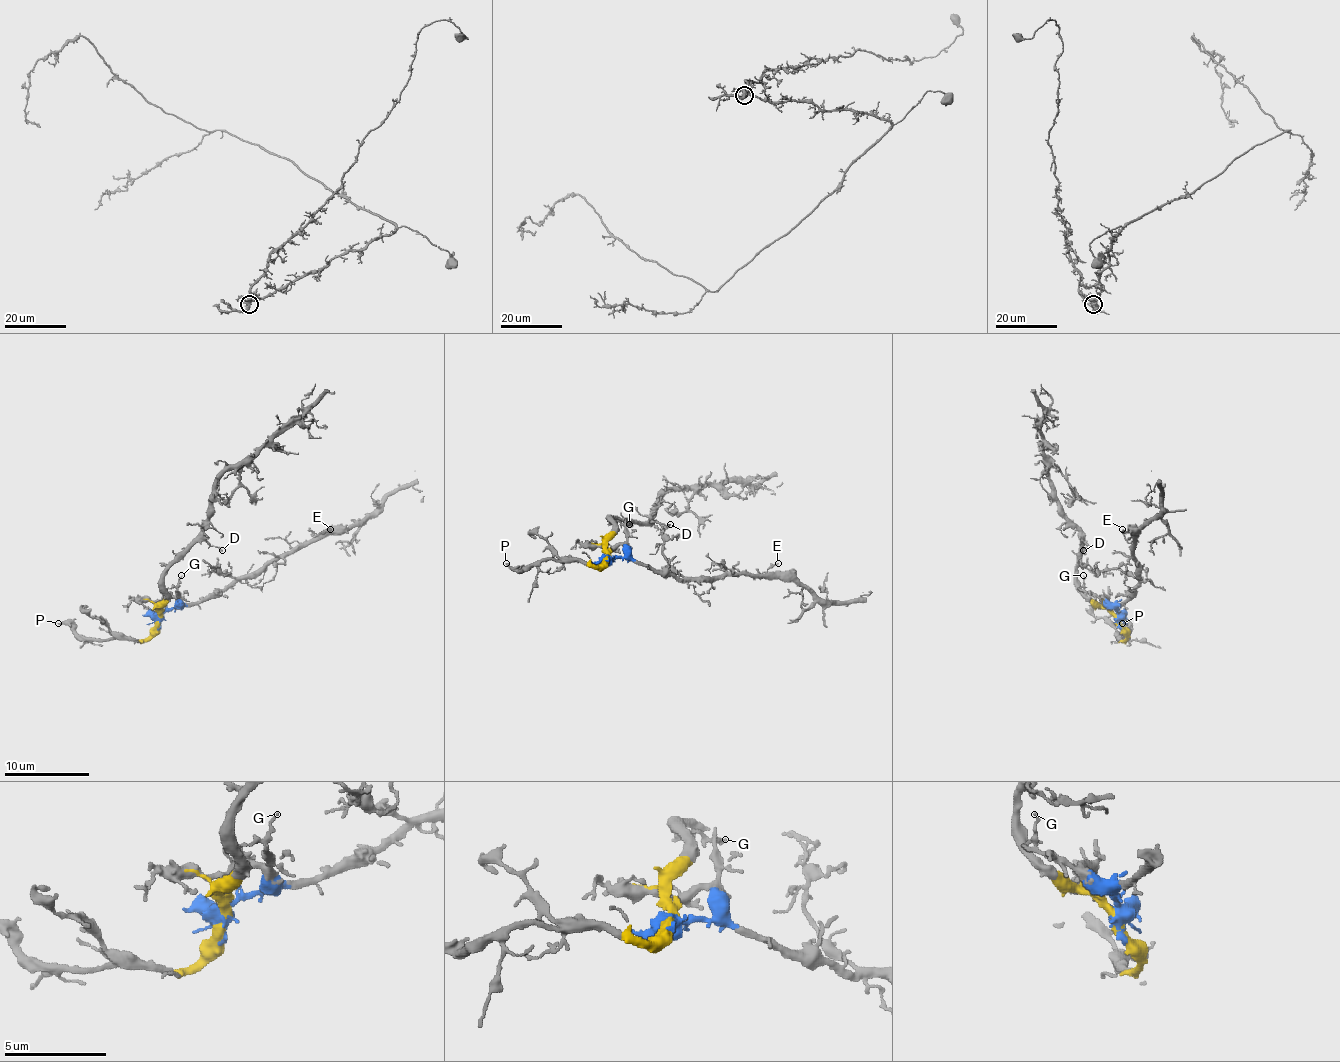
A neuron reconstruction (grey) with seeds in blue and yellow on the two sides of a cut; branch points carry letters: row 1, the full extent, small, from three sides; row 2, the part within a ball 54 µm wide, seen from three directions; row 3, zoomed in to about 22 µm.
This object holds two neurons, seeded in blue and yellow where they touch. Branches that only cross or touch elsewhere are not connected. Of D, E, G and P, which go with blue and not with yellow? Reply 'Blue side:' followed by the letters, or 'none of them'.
Blue side: E, G

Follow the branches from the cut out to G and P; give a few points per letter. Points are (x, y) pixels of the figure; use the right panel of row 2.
G: (1116, 620), (1112, 606), (1106, 606), (1085, 589), (1083, 576)
P: (1116, 620), (1125, 635), (1119, 640), (1129, 631), (1123, 623)

